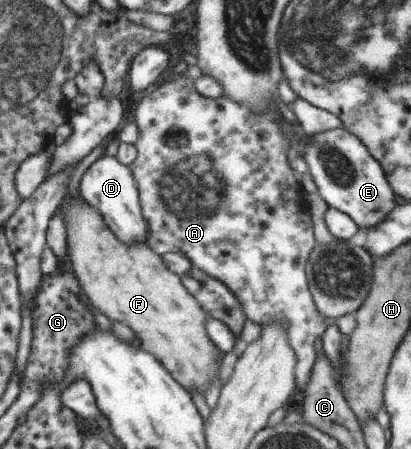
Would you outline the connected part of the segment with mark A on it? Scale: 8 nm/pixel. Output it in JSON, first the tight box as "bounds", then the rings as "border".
{"bounds":[131,75,327,390],"border":[[[186,75],[158,85],[139,101],[135,109],[139,139],[134,143],[137,157],[131,163],[140,185],[141,214],[147,222],[148,246],[162,257],[167,252],[183,253],[192,267],[223,281],[237,295],[245,317],[259,325],[285,323],[289,342],[300,359],[297,385],[304,390],[312,380],[315,367],[315,341],[323,337],[327,324],[317,311],[309,293],[305,263],[315,247],[313,223],[300,179],[295,179],[289,161],[289,139],[281,129],[281,117],[271,113],[253,113],[228,97],[208,98],[195,89]]]}

